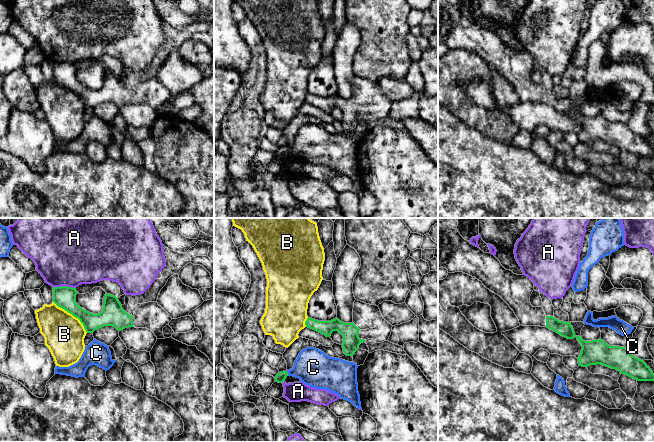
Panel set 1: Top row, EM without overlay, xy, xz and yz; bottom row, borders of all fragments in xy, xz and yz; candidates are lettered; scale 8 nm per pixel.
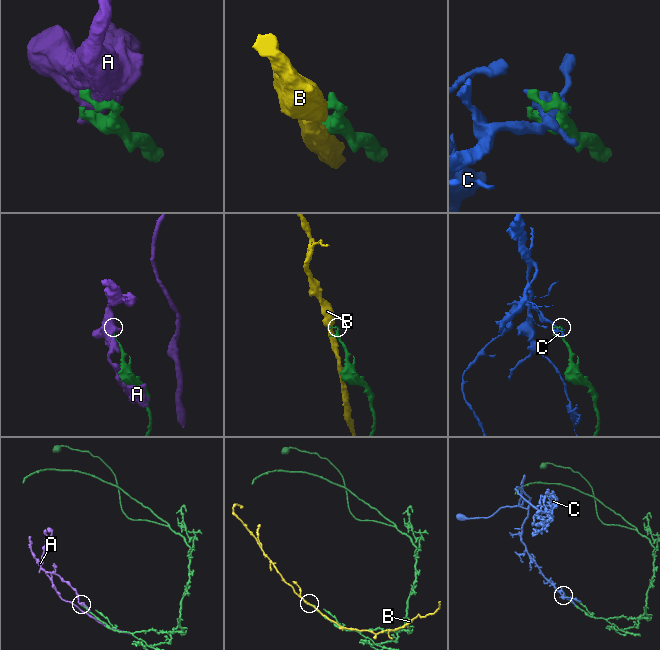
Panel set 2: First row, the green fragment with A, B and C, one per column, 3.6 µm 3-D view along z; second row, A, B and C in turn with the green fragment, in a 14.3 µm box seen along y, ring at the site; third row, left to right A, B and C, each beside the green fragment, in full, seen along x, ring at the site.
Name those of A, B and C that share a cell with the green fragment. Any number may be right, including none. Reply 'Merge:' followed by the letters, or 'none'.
Merge: none

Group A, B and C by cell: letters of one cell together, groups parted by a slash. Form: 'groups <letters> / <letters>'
groups A / B / C

